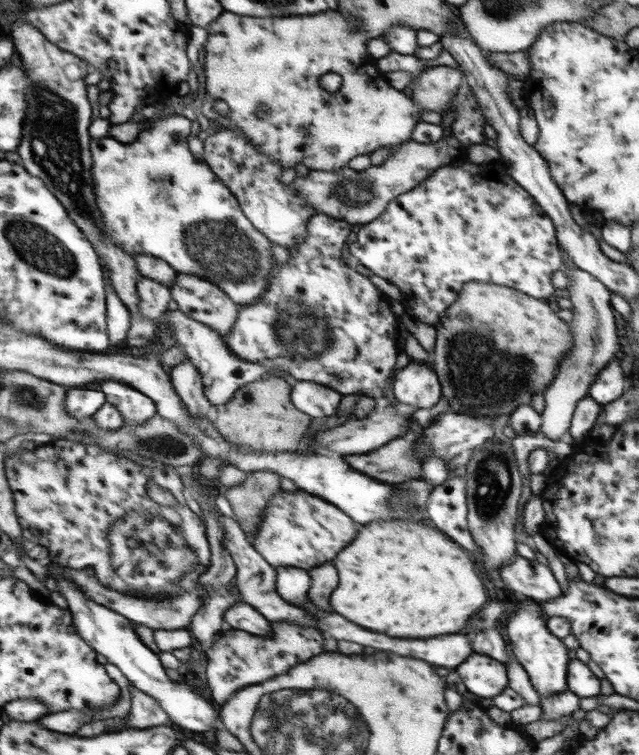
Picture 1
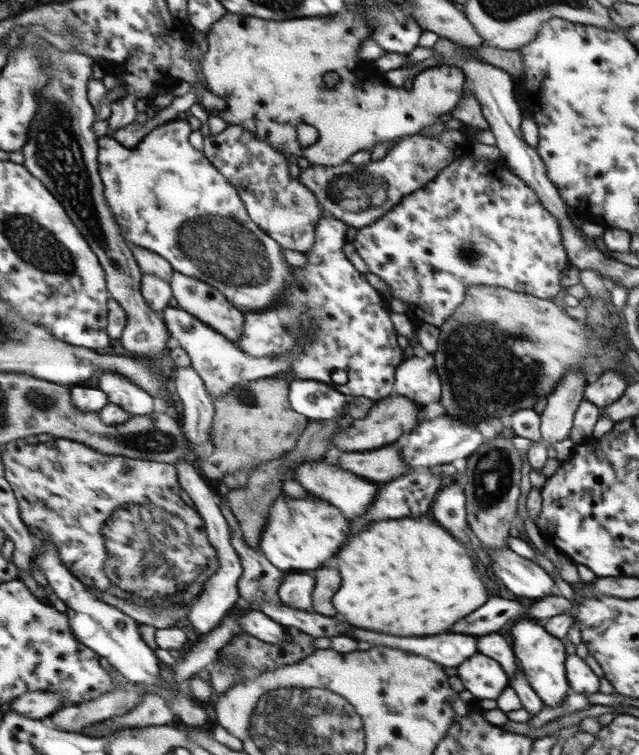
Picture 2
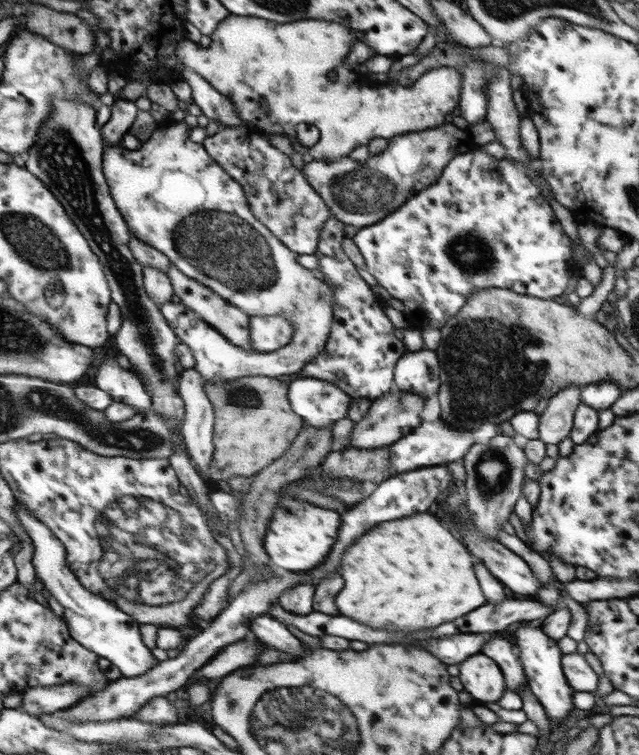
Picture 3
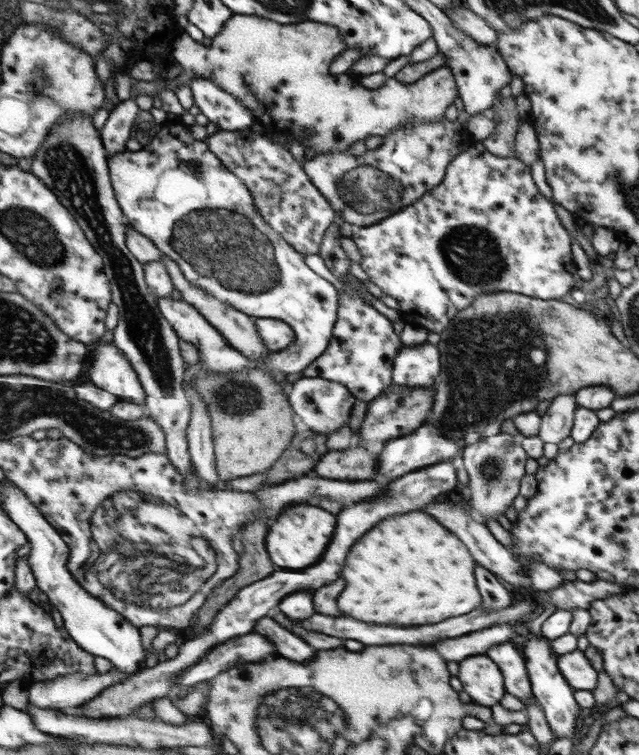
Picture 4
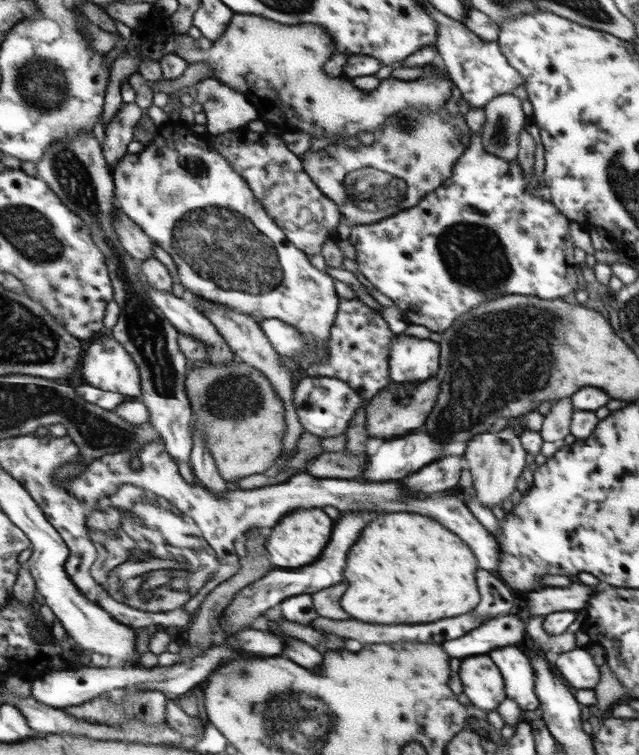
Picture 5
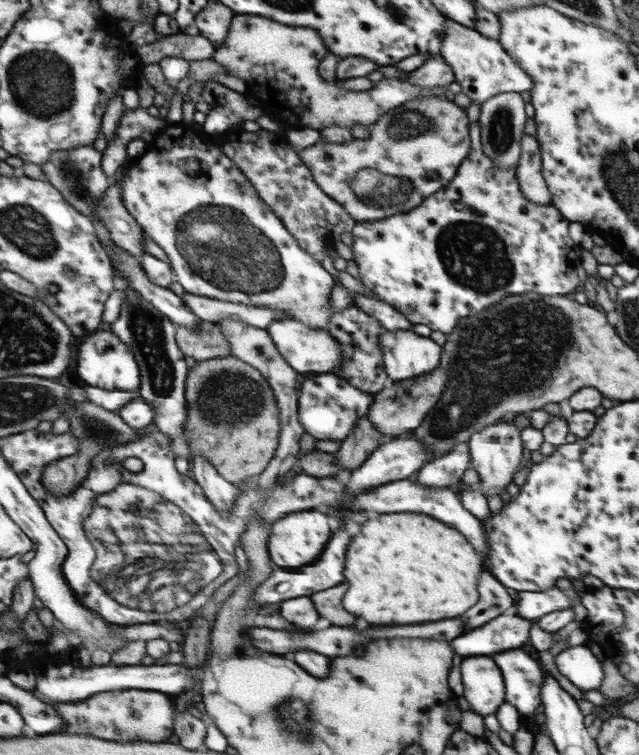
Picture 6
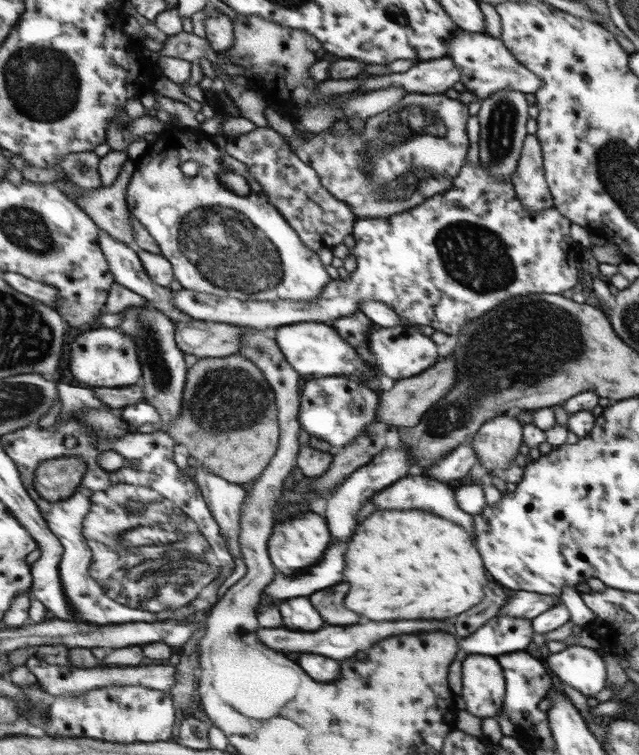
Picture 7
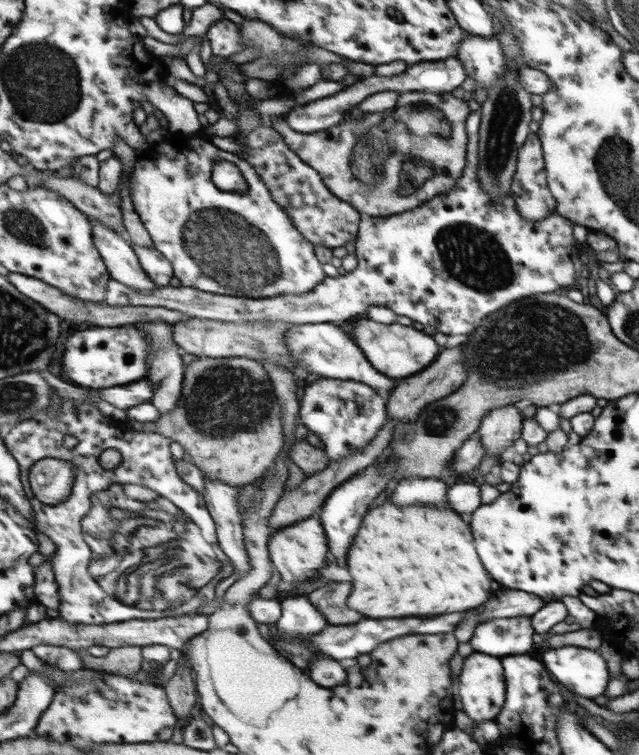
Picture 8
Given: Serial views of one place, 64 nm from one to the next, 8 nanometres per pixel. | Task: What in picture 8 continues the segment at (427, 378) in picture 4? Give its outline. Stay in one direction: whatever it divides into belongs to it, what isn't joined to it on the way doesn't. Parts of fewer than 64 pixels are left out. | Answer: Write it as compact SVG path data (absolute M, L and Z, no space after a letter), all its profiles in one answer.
M360 315L360 318L354 316L353 320L354 344L371 367L389 379L401 380L403 376L416 375L415 372L424 370L428 367L427 364L433 363L433 358L436 359L439 354L439 346L433 337L413 327L403 326L396 322L379 324L364 315Z

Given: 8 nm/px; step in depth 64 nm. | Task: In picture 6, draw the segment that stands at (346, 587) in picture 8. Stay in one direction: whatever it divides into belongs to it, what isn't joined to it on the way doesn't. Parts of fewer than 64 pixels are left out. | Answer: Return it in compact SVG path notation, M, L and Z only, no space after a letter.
M341 584L341 586L335 586L335 588L329 588L329 590L323 590L323 592L317 592L313 596L315 600L315 606L319 610L321 616L329 618L333 624L337 626L349 626L355 622L355 616L349 614L345 608L343 608L343 596L345 592L349 590L349 584Z

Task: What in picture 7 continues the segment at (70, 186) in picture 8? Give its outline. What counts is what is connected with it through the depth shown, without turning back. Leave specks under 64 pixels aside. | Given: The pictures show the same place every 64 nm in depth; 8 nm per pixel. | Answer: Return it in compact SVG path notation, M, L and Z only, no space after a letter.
M128 159L119 178L110 186L74 196L89 216L115 240L136 248L134 226L126 199L126 192L136 171L136 160Z

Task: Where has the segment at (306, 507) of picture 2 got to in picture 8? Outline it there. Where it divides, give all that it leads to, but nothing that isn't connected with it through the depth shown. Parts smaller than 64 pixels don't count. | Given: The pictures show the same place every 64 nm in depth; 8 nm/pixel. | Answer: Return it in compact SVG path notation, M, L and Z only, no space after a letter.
M313 515L285 528L281 527L272 535L268 549L282 580L291 582L291 584L301 584L301 582L317 578L321 568L325 568L329 564L327 562L327 554L329 554L328 533L324 524L321 524L321 518L318 515Z

